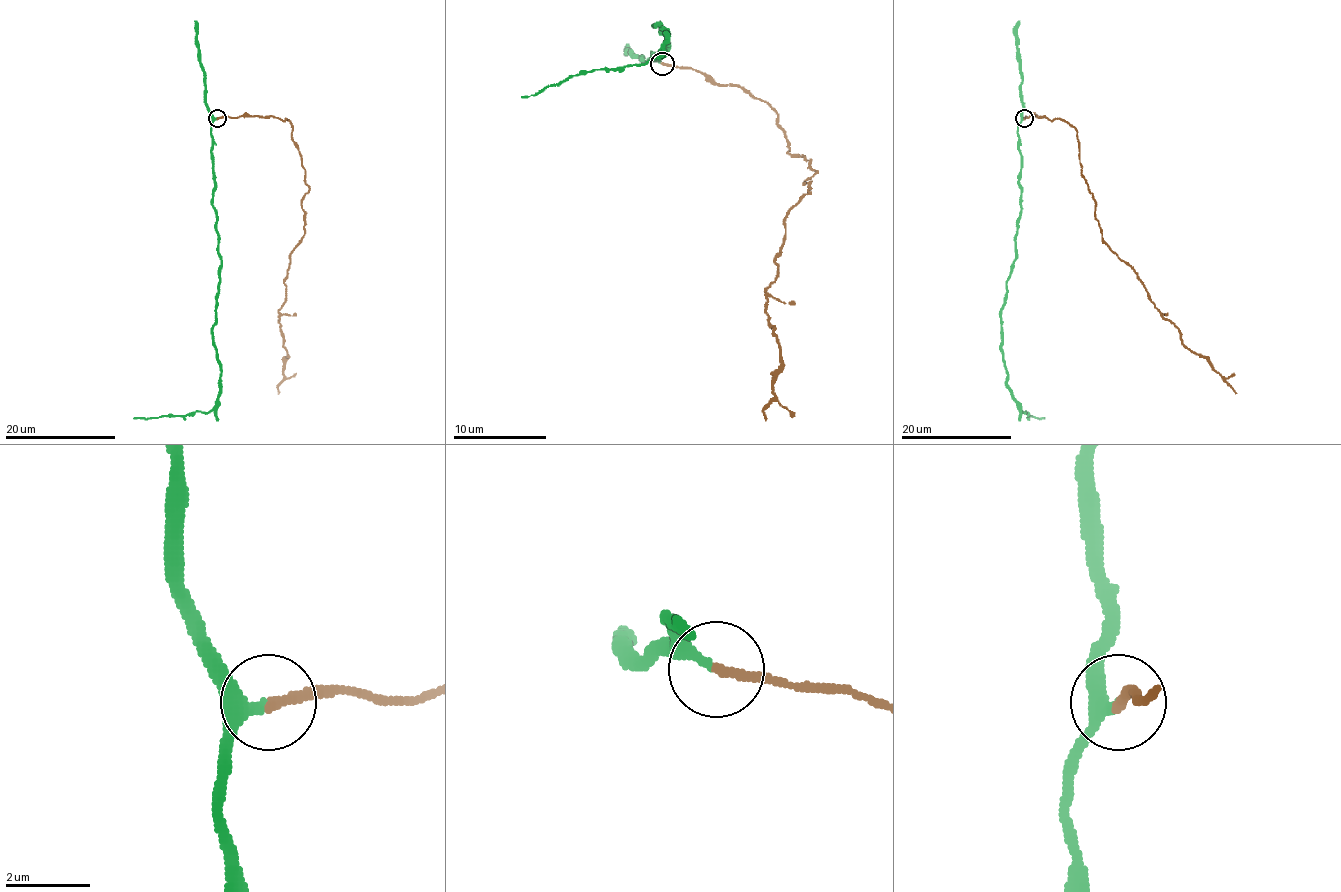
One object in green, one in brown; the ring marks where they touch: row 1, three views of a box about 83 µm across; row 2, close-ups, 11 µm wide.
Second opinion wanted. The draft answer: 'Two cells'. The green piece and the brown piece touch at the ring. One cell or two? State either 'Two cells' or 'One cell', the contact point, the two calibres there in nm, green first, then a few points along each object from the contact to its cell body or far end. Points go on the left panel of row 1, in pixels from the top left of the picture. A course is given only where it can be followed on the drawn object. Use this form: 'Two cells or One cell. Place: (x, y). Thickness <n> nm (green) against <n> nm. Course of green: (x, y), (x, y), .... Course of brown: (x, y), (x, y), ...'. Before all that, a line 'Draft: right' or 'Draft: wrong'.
Draft: wrong
One cell. Place: (217, 118). Thickness 200 nm (green) against 240 nm. Course of green: (217, 118), (210, 128), (212, 207), (220, 261), (212, 330), (220, 368), (219, 402), (206, 413), (133, 418). Course of brown: (217, 118), (286, 118), (309, 187), (302, 241), (284, 281), (278, 323), (288, 359), (278, 393)

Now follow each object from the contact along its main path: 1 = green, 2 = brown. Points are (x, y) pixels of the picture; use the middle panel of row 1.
1: (663, 64), (651, 52), (667, 48), (665, 34), (653, 25), (667, 39), (644, 64), (579, 71), (521, 97)
2: (663, 64), (763, 99), (788, 152), (816, 171), (783, 222), (779, 276), (767, 290), (781, 369), (765, 420)

